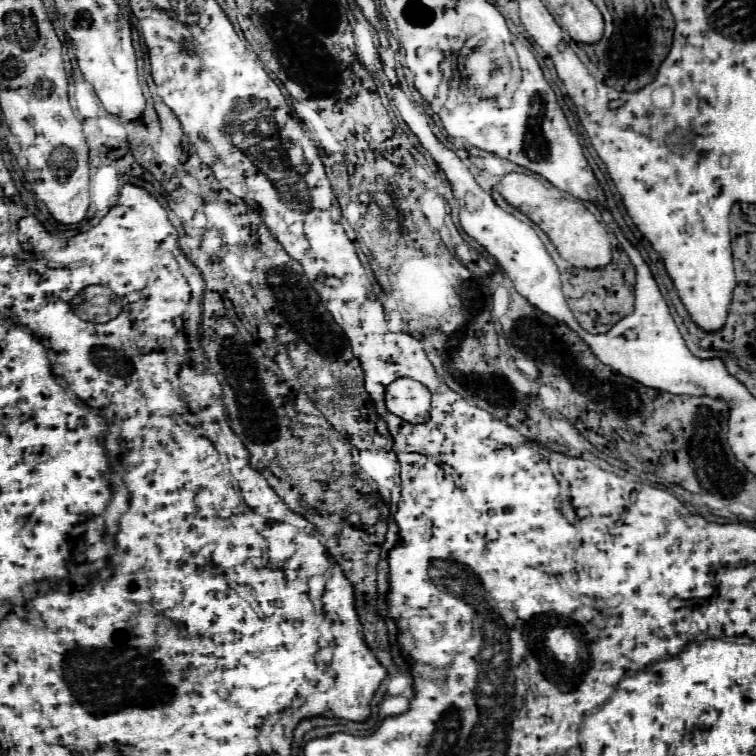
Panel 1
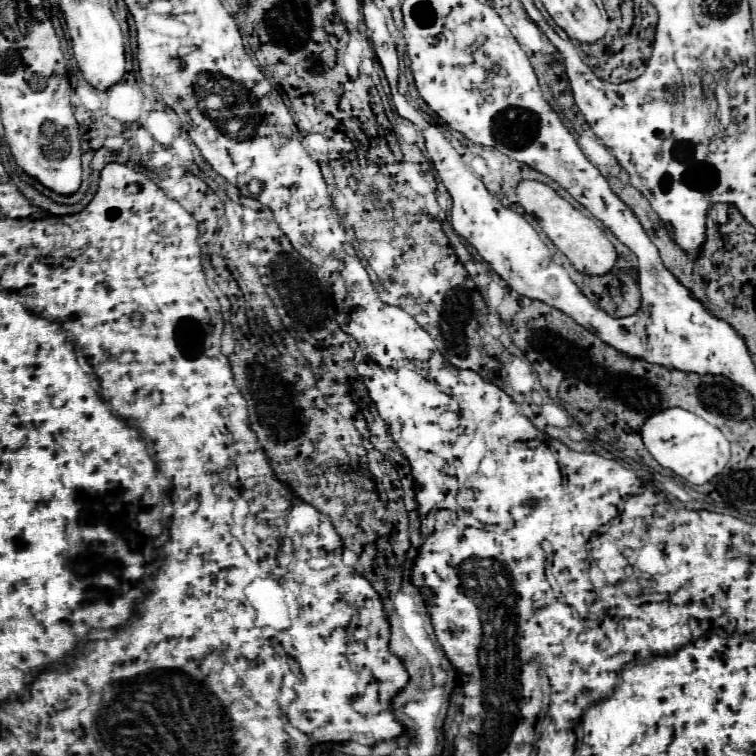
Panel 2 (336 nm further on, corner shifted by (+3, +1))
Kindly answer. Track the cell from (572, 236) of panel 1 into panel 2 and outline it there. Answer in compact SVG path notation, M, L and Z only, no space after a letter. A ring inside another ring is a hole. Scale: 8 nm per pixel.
M521 181L517 187L517 203L525 209L525 213L533 215L539 221L555 247L565 253L565 257L577 267L577 271L585 275L605 275L613 269L617 251L607 239L605 231L599 227L601 221L597 217L574 207L569 201L559 197L555 189L541 181Z

